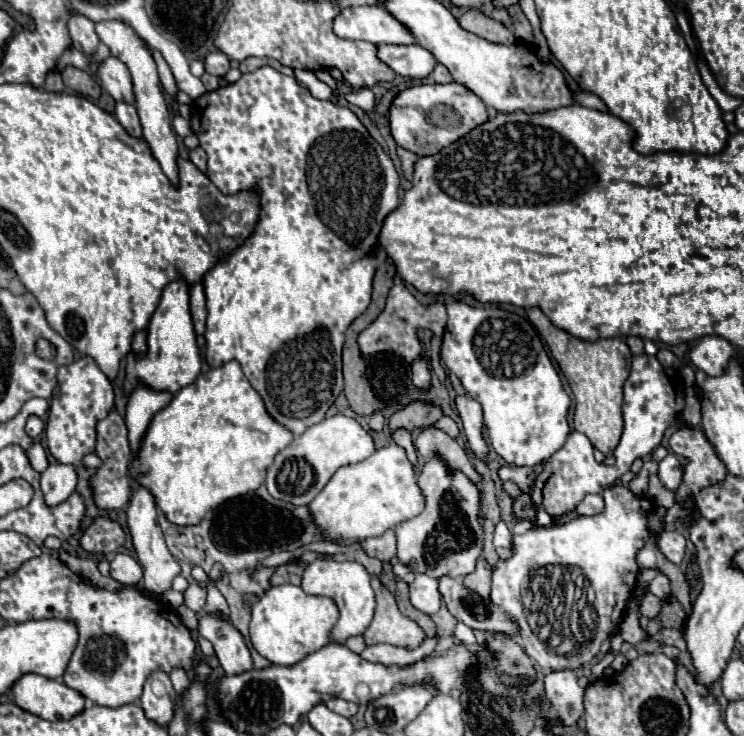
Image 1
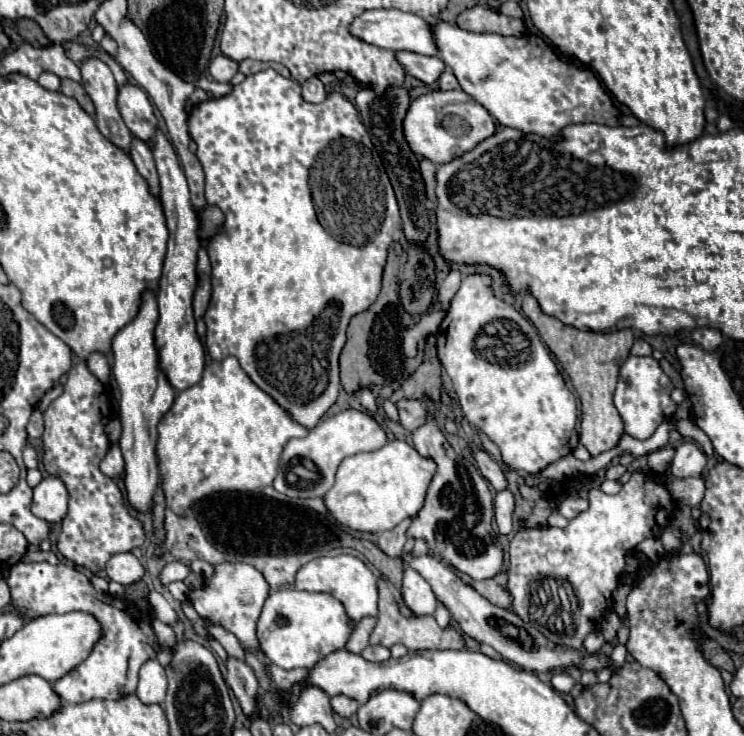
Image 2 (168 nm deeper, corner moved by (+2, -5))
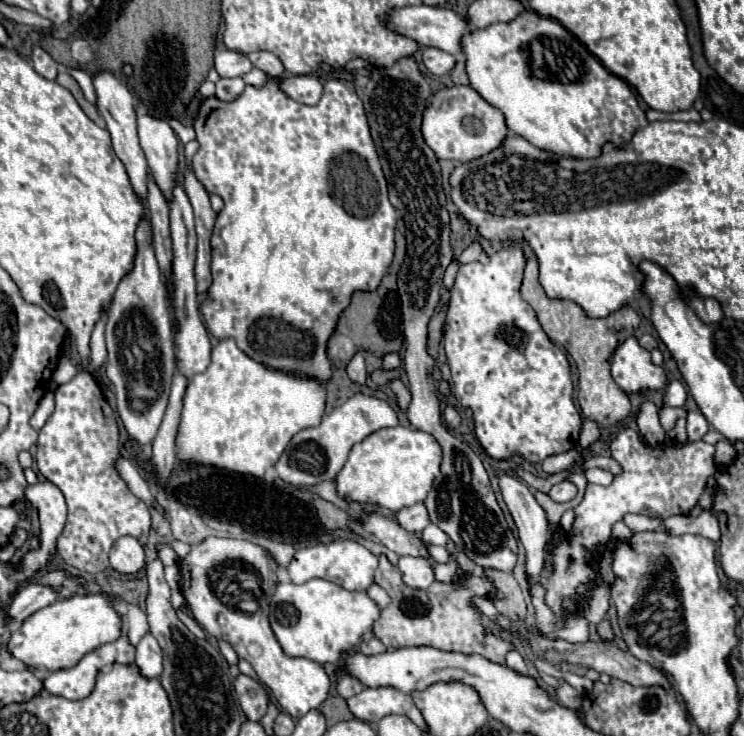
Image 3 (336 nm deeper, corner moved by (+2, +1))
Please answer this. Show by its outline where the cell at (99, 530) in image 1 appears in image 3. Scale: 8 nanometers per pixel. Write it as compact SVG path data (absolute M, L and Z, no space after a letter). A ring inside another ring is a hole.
M81 371L55 391L55 411L37 439L37 467L47 481L61 489L69 507L65 529L57 539L57 553L67 565L85 573L99 573L109 567L107 553L119 537L131 535L145 541L151 529L149 507L127 489L113 467L117 457L115 415L93 375Z

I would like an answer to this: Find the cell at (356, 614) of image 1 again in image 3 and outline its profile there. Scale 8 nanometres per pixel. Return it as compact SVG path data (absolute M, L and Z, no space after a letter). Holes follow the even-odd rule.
M337 539L327 545L319 543L315 547L305 547L303 551L297 551L287 571L293 583L305 583L309 579L319 577L319 579L337 583L349 591L367 591L367 587L373 583L375 567L377 567L377 557L371 551L367 551L361 543L353 539Z

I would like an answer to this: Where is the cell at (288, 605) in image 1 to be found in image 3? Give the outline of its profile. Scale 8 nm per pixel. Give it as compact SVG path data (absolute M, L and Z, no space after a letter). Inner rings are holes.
M325 579L303 585L277 585L269 603L271 629L287 657L305 657L315 663L339 663L345 649L355 649L379 617L377 605L363 591L347 591Z

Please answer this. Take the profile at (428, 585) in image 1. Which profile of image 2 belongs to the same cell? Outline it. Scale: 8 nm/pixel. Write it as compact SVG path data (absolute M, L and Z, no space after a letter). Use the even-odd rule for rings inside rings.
M411 567L403 569L403 585L401 585L403 601L415 615L433 615L437 597L431 585Z

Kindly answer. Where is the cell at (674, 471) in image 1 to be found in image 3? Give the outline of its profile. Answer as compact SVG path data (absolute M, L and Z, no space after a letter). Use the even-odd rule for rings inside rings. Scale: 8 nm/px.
M689 411L687 415L687 441L701 441L709 431L707 419L699 411Z

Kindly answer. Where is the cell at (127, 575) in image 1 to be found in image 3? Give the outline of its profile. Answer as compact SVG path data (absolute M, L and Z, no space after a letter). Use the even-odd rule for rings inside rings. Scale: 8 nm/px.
M129 535L117 539L109 551L109 561L117 573L137 573L145 567L143 545Z

